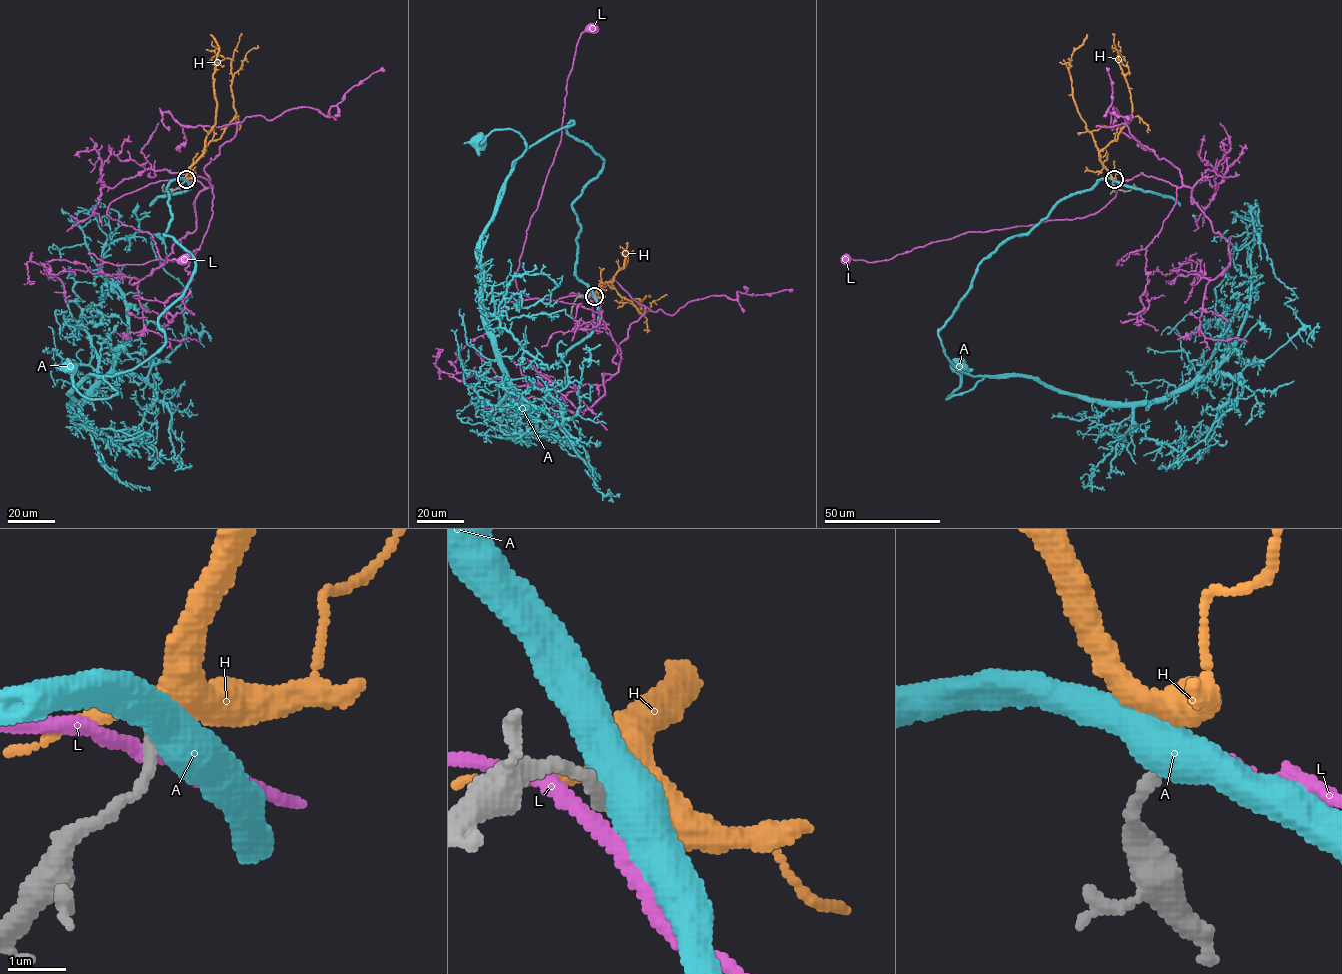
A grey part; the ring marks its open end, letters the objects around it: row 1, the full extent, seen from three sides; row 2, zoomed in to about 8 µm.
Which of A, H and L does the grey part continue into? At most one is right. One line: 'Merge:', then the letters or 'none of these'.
Merge: none of these

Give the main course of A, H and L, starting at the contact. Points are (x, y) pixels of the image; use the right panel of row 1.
A: (1114, 180), (1065, 196), (978, 266), (938, 332), (959, 370), (984, 376), (947, 399), (959, 386), (959, 364)
H: (1114, 179), (1100, 160), (1099, 152), (1117, 139), (1132, 114), (1129, 87), (1116, 58), (1120, 54), (1118, 41)
L: (1114, 180), (1116, 195), (1082, 218), (970, 231), (887, 260), (847, 258)

